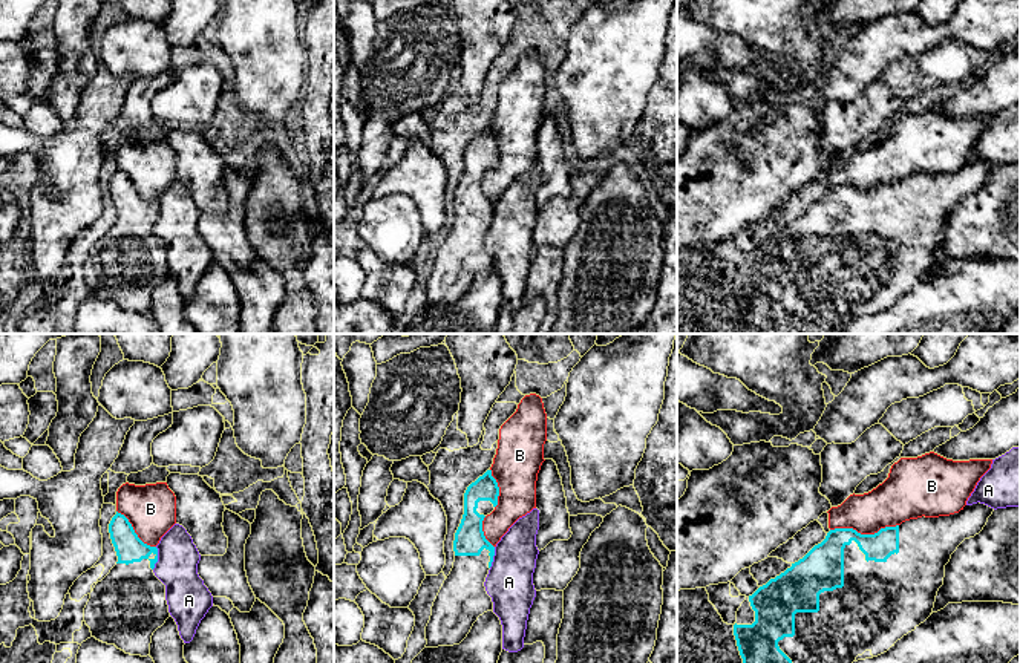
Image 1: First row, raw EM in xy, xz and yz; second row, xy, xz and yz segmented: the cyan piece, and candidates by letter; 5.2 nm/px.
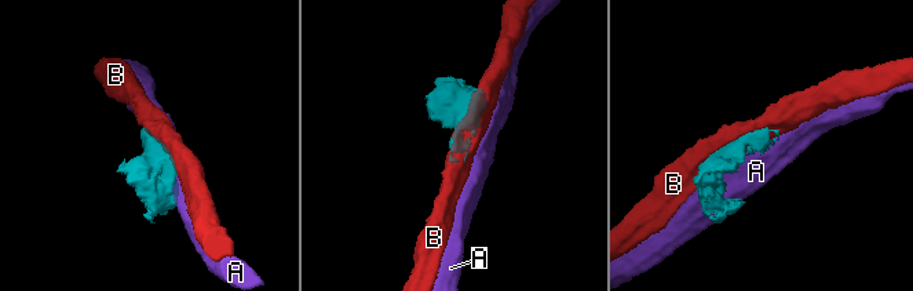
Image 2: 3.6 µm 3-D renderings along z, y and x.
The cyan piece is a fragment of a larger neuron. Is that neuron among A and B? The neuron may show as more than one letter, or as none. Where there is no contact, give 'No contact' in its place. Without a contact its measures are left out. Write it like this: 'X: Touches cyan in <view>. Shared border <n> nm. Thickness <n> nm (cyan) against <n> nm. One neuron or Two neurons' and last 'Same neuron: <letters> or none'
A: Touches cyan in xy. Shared border 120 nm. Thickness 150 nm (cyan) against 220 nm. Two neurons
B: Touches cyan in yz. Shared border 360 nm. Thickness 190 nm (cyan) against 240 nm. Two neurons
Same neuron: none

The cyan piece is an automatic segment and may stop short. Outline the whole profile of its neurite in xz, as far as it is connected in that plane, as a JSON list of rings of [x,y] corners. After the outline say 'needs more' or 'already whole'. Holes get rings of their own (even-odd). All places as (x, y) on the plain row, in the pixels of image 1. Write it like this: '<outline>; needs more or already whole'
[[[487,127],[464,150],[464,171],[455,190],[455,219],[432,263],[426,305],[459,302],[473,280],[493,266],[484,239],[495,204],[485,196],[482,178],[498,162],[499,144]]]; needs more

